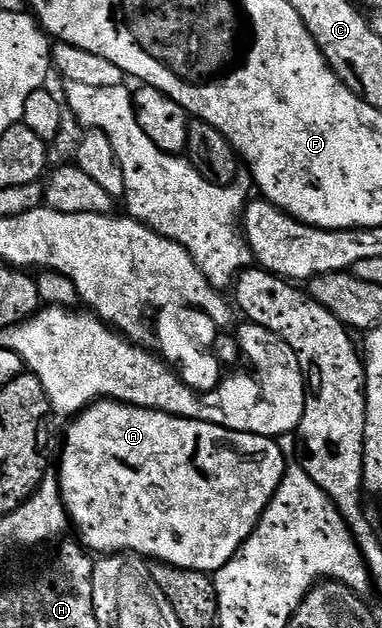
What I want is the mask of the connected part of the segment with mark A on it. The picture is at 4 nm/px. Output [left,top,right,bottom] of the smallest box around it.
[60,400,288,575]

